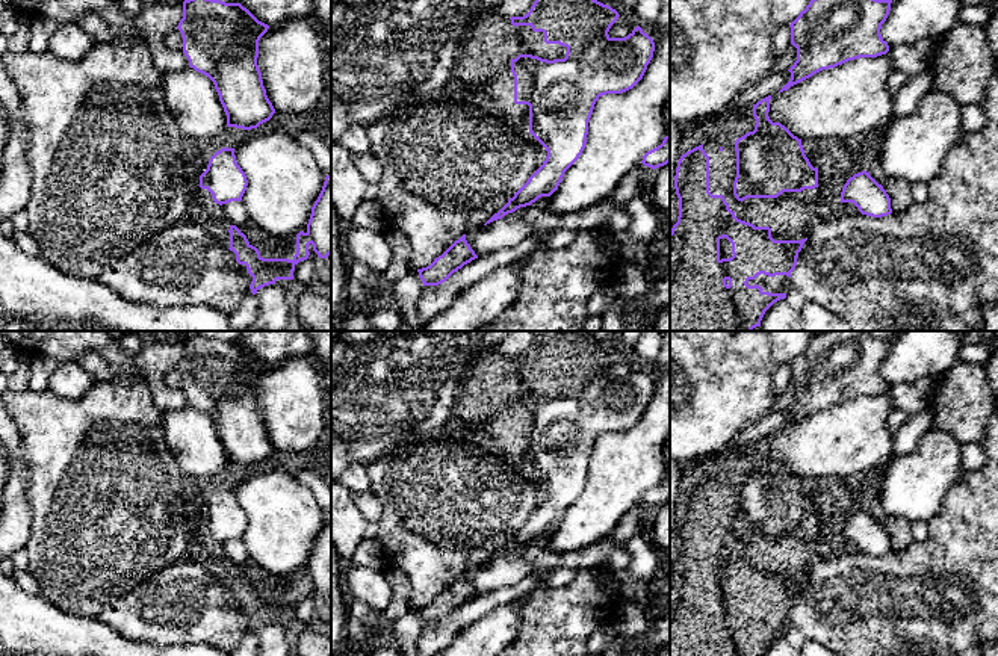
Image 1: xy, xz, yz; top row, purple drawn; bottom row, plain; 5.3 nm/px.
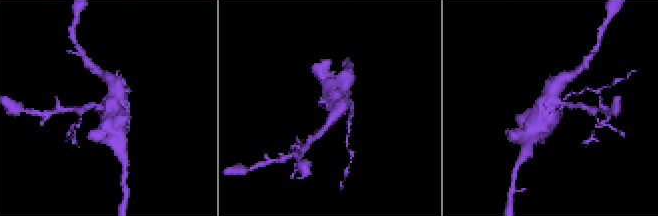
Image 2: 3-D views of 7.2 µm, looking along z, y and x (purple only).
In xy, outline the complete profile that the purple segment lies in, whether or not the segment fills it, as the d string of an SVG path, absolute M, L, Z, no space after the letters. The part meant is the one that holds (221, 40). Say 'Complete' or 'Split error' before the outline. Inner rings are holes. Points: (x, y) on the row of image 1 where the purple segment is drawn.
Complete. M184 0L183 18L177 29L189 67L213 82L227 115L227 127L251 130L272 118L275 109L266 95L257 65L259 41L268 32L268 24L259 21L240 3Z

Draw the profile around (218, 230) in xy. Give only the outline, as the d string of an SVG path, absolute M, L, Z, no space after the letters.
M212 222L207 233L212 234L221 245L230 248L230 233L225 230L222 222Z

